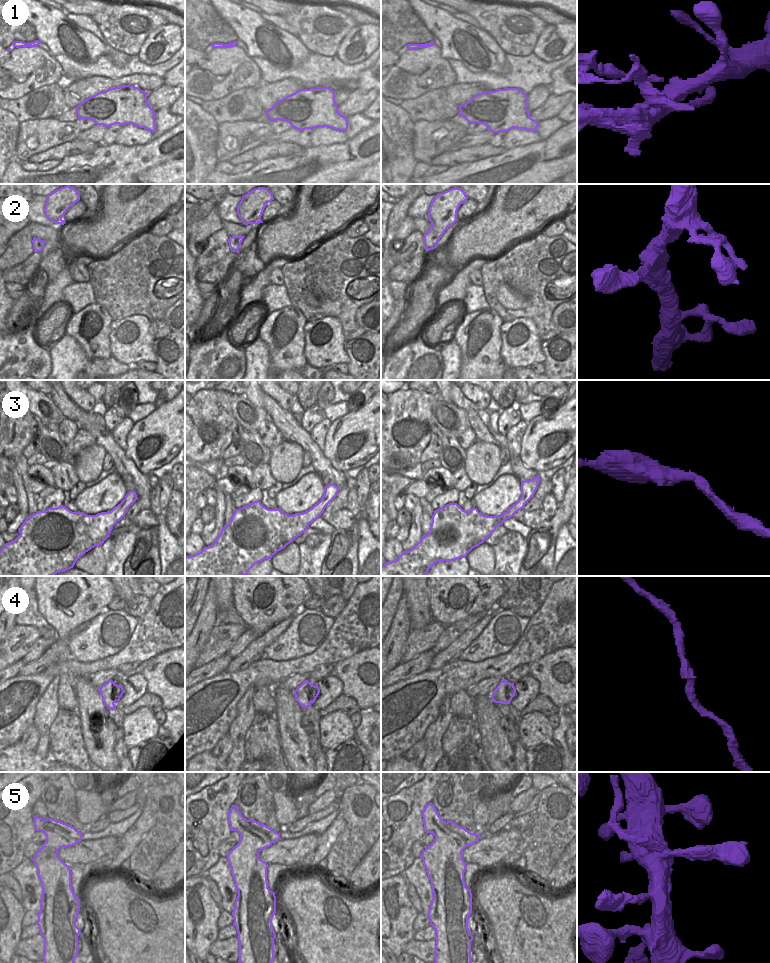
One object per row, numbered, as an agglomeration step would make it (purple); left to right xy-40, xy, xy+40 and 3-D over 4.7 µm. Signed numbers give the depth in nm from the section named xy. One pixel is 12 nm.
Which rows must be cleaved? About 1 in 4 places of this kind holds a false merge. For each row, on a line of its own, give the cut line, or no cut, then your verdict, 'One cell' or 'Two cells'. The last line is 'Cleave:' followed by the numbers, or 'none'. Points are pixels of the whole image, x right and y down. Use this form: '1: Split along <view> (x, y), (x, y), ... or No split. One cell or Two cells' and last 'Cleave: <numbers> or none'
1: No split. One cell
2: No split. One cell
3: No split. One cell
4: No split. One cell
5: Split along xy-40 (46, 819), (78, 841). Two cells
Cleave: 5.

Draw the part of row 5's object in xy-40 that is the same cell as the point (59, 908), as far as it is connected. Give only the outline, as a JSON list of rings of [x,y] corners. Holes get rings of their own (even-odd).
[[[35,815],[34,826],[46,835],[46,841],[32,859],[43,889],[36,923],[44,938],[43,962],[74,963],[81,935],[76,925],[80,899],[72,890],[70,866],[58,857],[58,850],[79,841]]]

